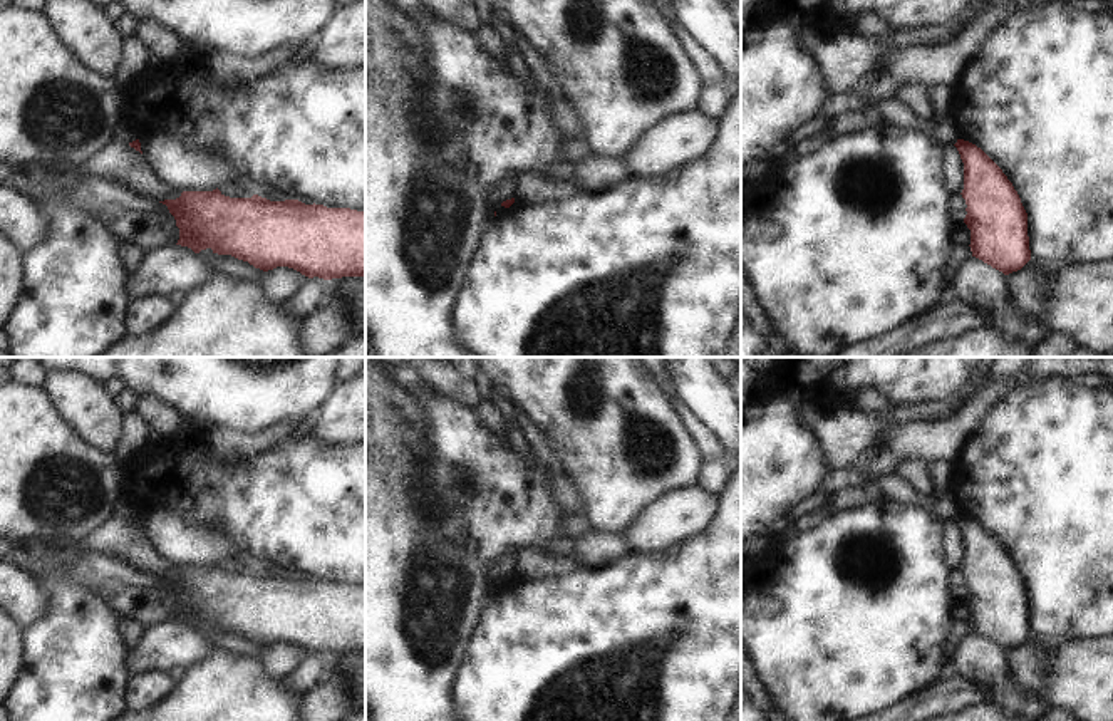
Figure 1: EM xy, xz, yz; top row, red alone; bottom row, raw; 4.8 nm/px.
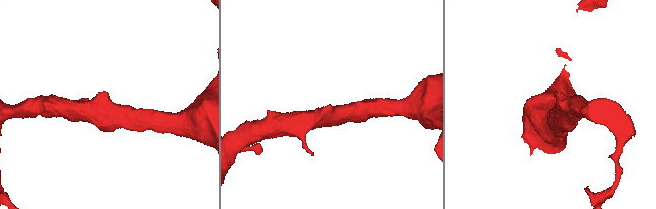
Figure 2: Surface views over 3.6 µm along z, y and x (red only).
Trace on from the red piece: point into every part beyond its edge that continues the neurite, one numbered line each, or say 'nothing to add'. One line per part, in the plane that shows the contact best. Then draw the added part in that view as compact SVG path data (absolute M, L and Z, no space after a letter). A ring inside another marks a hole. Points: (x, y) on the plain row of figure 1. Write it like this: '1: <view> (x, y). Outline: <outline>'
nothing to add.

